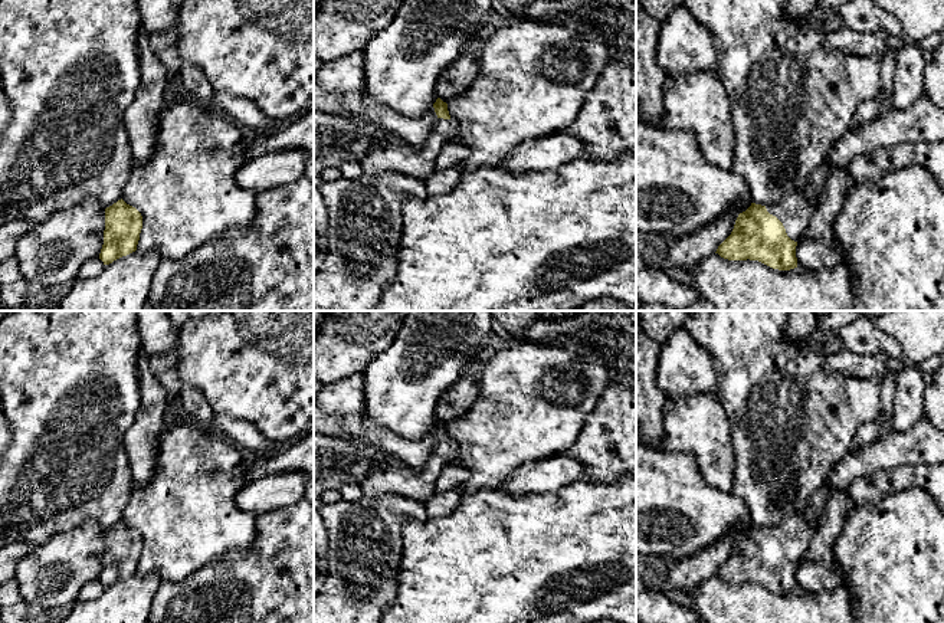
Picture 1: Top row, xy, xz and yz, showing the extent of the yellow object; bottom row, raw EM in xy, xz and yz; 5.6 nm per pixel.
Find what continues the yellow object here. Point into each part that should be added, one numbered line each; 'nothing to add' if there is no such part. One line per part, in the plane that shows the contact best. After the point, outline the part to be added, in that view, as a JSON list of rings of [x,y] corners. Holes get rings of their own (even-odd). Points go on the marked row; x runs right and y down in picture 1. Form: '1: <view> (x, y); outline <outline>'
1: yz (795, 210); outline [[[789,193],[779,203],[767,206],[767,212],[776,216],[784,226],[787,236],[797,242],[802,239],[809,222],[816,213],[820,196],[814,200],[804,194]]]

